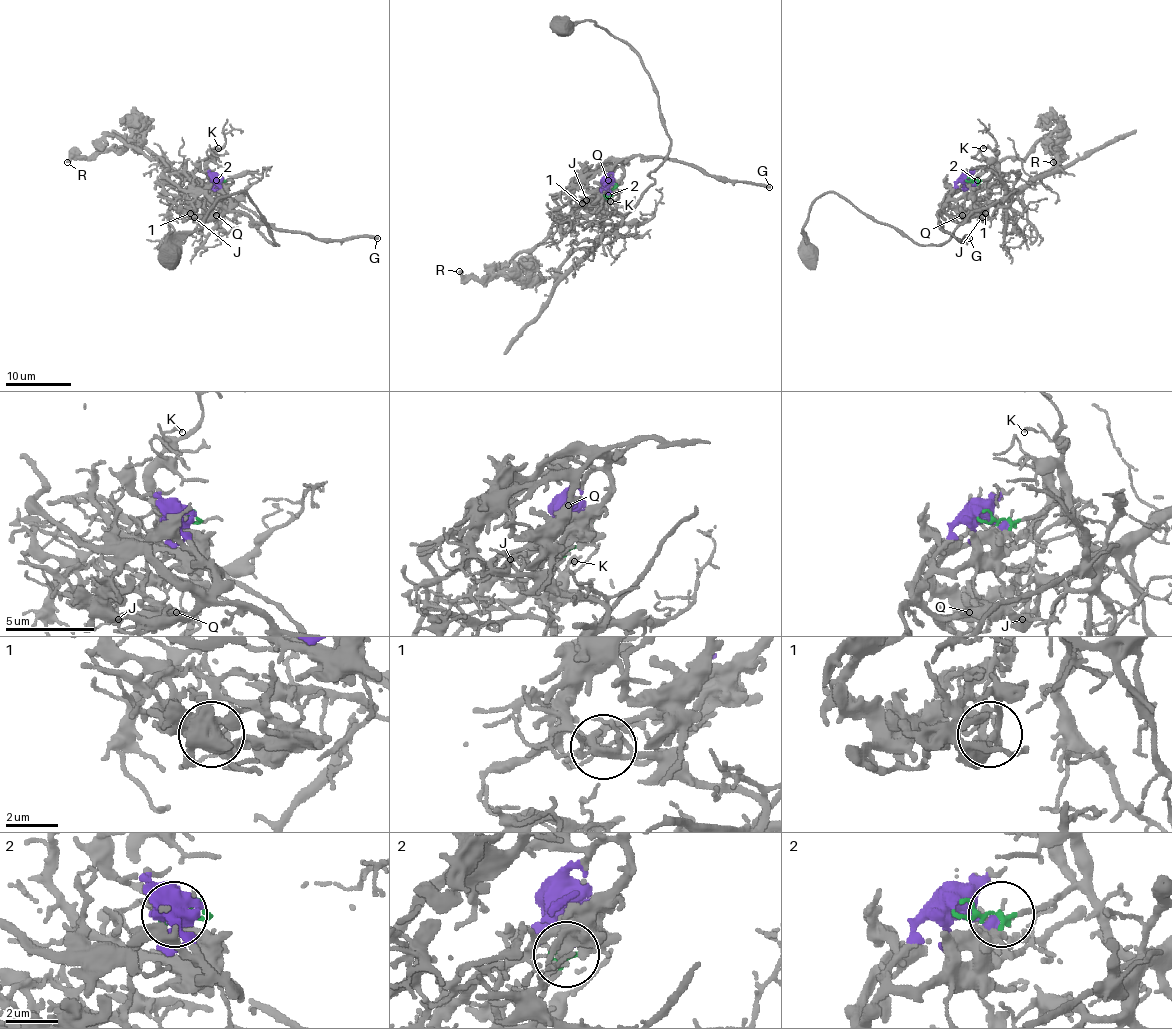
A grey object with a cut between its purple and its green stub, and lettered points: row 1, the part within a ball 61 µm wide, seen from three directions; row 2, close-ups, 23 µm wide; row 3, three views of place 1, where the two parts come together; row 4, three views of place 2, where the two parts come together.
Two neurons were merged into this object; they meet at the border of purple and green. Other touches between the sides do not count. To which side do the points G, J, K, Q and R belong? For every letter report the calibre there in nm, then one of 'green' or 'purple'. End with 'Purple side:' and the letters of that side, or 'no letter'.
G: 320 nm thick; purple
J: 190 nm thick; purple
K: 130 nm thick; green
Q: 460 nm thick; purple
R: 240 nm thick; purple
Purple side: G, J, Q, R

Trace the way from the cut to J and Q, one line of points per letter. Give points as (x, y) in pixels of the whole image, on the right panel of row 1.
J: (966, 179), (949, 187), (949, 202), (966, 208), (979, 207), (985, 213), (982, 217)
Q: (966, 179), (956, 182), (944, 208), (951, 217), (962, 215)

